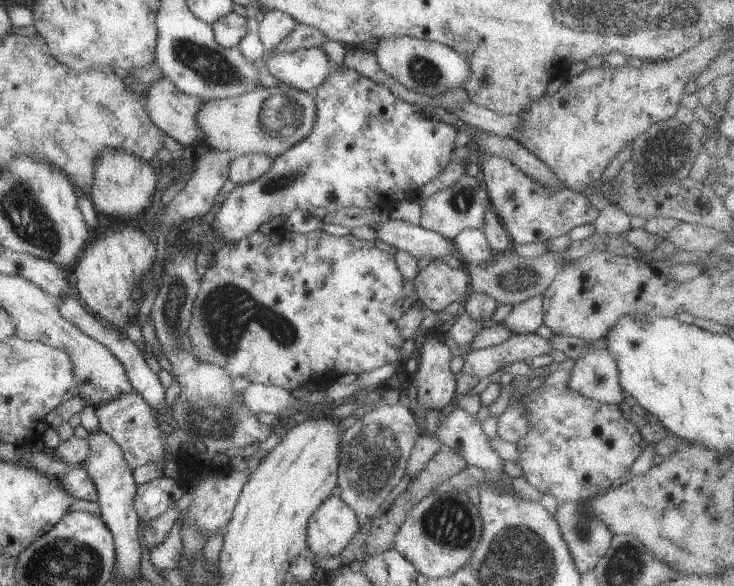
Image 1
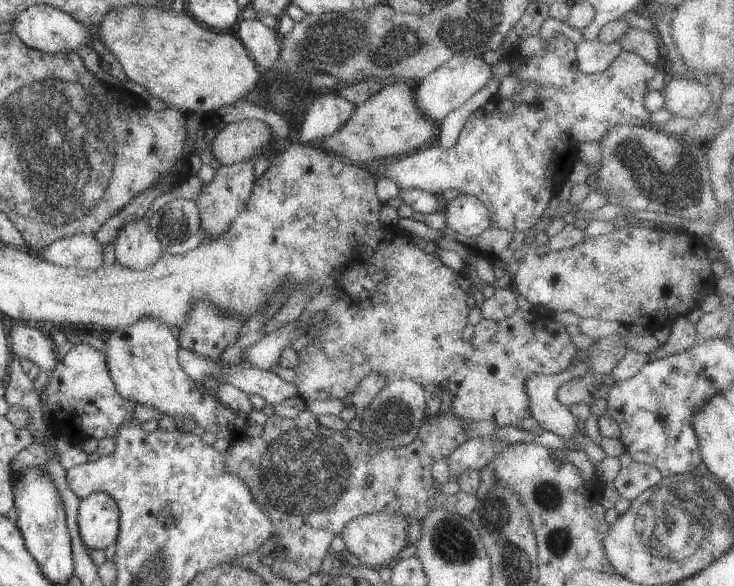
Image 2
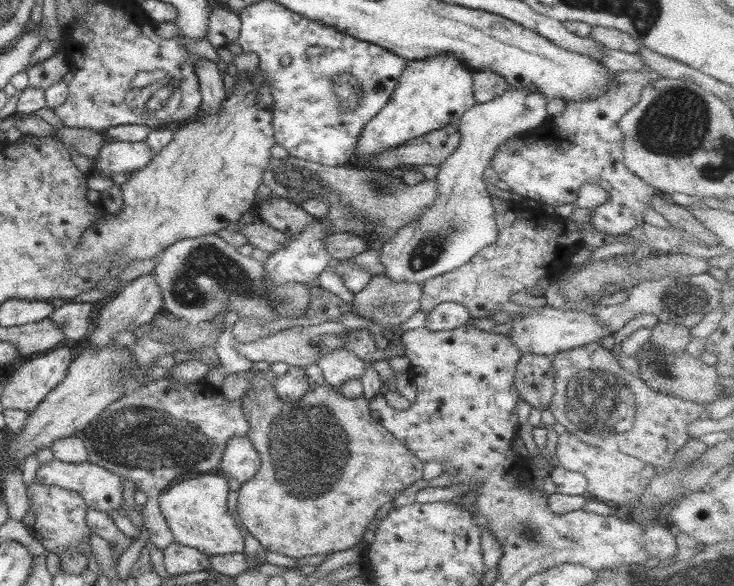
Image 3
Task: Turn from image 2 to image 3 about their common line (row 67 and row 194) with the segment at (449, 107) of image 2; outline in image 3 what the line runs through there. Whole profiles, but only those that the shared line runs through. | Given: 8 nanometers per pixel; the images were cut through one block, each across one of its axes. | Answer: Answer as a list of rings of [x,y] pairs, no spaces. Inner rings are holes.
[[[508,88],[502,96],[496,97],[486,103],[475,103],[458,120],[460,127],[460,144],[442,164],[436,175],[436,200],[428,204],[426,212],[421,213],[417,220],[404,224],[392,239],[383,244],[380,249],[380,262],[384,265],[384,276],[390,278],[392,282],[422,282],[440,276],[445,272],[450,272],[464,266],[470,262],[473,256],[476,256],[483,248],[496,242],[499,235],[498,226],[494,219],[494,208],[492,206],[492,196],[483,182],[483,174],[486,167],[489,166],[494,152],[498,146],[506,140],[515,138],[525,131],[532,128],[538,128],[547,118],[546,96],[538,88]]]

